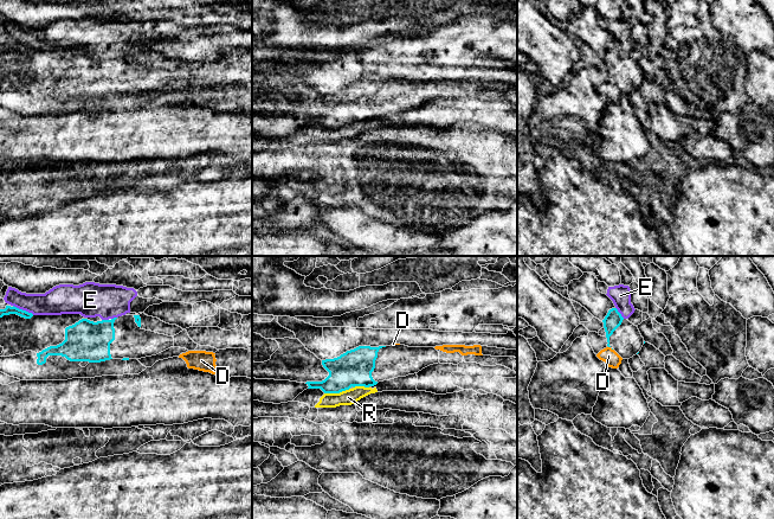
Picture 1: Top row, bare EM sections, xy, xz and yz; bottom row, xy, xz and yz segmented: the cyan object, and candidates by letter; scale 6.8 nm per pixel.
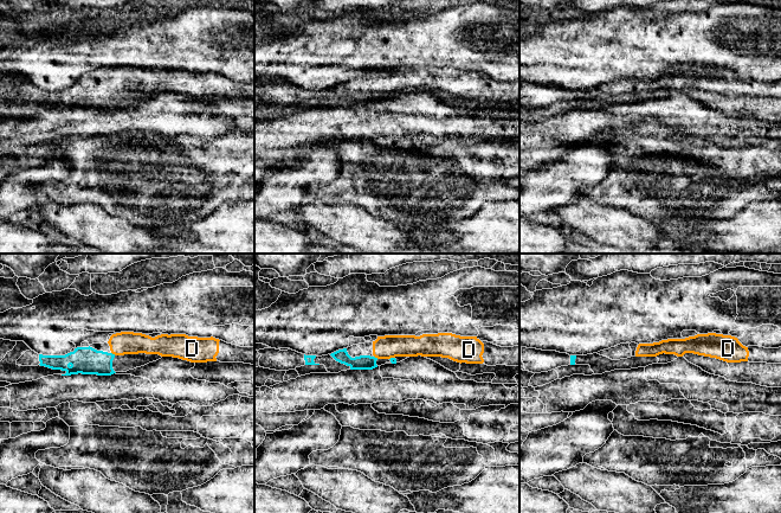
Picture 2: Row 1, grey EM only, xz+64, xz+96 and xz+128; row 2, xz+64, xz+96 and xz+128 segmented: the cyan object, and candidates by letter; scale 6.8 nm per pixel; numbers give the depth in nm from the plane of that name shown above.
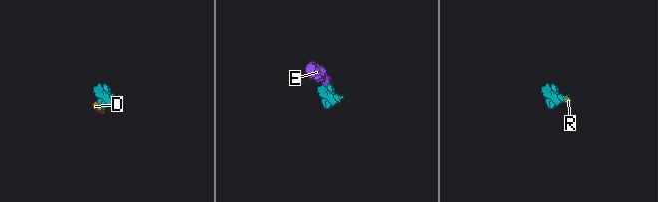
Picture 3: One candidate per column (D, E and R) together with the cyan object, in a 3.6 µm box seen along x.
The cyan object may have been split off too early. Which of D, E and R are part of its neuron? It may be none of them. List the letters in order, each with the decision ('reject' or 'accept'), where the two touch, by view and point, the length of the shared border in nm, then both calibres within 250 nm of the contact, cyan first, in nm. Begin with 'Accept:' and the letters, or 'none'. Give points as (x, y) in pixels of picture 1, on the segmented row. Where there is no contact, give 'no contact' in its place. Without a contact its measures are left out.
Accept: D
D: accept; contact yz (612, 348); length 40 nm; calibres 120 and 100 nm
E: reject; contact xy (24, 311); length 160 nm; calibres 60 and 190 nm
R: reject; contact xz (336, 392); length 180 nm; calibres 240 and 110 nm

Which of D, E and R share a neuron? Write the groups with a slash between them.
D / E / R

